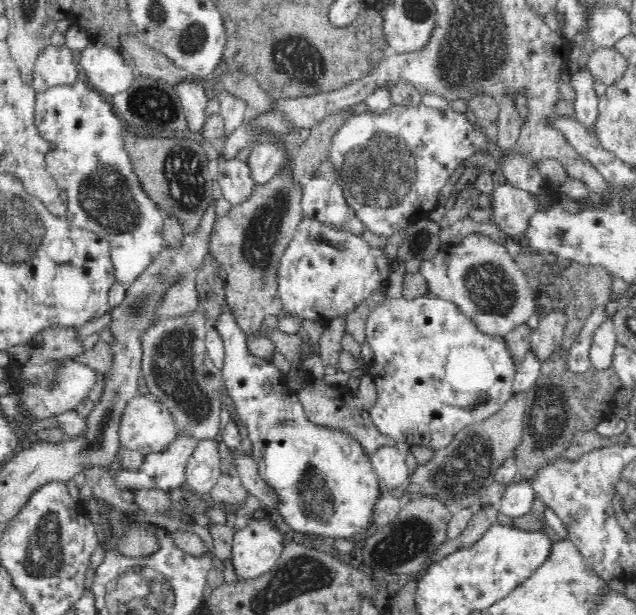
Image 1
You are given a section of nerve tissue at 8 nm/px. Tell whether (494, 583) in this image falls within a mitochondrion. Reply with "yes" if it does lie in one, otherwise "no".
yes

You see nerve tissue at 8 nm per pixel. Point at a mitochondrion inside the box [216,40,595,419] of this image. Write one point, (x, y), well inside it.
(380, 170)

